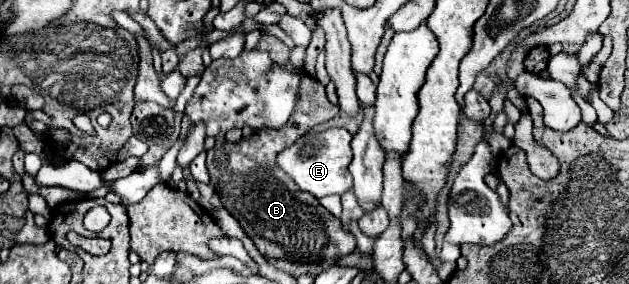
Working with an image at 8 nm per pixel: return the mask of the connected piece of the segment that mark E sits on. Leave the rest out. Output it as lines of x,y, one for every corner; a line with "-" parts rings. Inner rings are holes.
325,129
325,131
311,131
299,137
291,147
281,151
275,159
275,165
285,171
301,191
311,193
313,197
321,199
325,195
341,195
353,187
351,173
347,169
349,161
353,159
351,153
351,133
347,129

